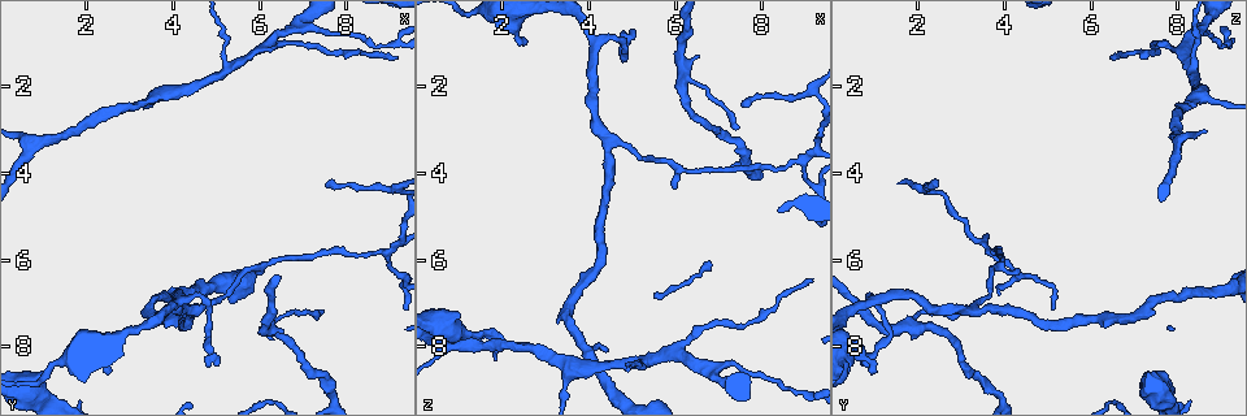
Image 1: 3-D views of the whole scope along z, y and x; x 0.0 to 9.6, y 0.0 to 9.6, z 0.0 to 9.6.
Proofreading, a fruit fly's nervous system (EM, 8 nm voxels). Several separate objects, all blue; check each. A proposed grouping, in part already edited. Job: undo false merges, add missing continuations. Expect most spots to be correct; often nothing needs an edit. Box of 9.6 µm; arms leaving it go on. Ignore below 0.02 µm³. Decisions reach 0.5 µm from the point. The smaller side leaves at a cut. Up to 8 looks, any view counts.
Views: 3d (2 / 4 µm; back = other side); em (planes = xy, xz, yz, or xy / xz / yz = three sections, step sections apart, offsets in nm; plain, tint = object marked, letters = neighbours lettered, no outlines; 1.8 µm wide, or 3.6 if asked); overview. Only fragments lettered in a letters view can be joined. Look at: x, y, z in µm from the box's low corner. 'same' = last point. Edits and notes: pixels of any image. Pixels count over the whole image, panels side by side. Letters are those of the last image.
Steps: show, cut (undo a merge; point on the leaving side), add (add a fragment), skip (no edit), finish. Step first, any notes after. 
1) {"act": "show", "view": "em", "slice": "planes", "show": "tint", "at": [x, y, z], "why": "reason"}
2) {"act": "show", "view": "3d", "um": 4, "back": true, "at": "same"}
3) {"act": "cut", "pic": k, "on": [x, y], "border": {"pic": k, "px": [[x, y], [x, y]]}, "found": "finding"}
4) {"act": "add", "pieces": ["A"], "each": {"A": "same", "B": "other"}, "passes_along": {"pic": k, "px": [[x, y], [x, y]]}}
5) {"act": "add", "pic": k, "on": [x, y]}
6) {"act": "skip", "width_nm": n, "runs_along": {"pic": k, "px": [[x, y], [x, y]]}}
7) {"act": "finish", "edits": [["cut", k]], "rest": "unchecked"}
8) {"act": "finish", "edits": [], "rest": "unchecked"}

{"act": "show", "view": "em", "slice": "planes", "show": "plain", "at": [7.40, 7.25, 2.95]}

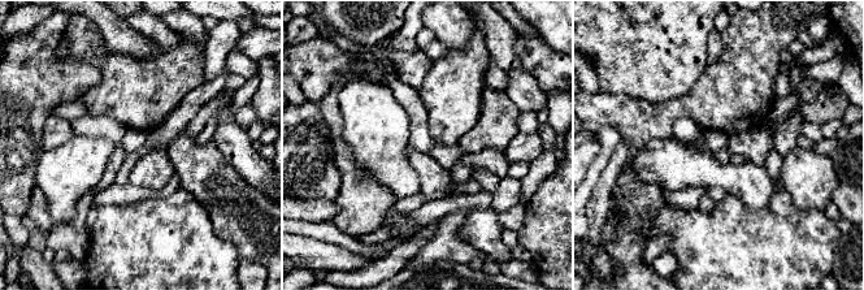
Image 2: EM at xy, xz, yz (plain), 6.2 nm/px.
{"act": "show", "view": "em", "slice": "planes", "show": "tint", "at": "same"}

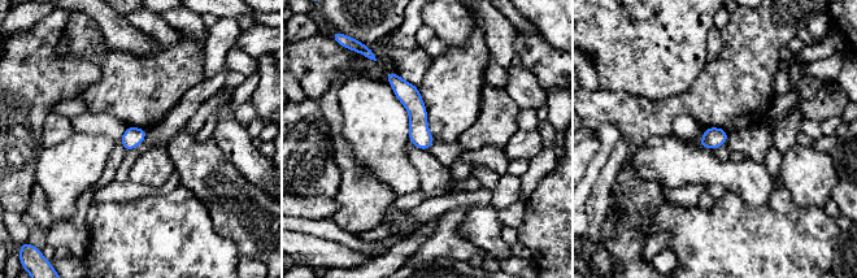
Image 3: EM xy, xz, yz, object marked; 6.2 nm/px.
{"act": "show", "view": "em", "slice": "planes", "show": "letters", "at": "same"}

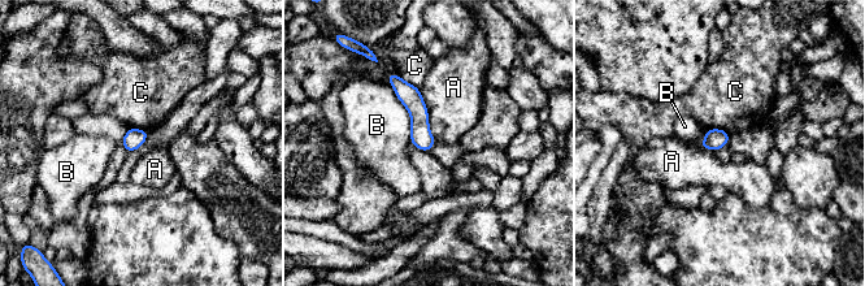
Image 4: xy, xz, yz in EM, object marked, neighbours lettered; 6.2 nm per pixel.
{"act": "skip", "width_nm": 130, "each": {"A": "other", "B": "other", "C": "other"}, "found": "none of them fits"}

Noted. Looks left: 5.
{"act": "show", "view": "em", "um": 3.6, "slice": "planes", "show": "tint", "at": [4.50, 7.15, 3.25], "why": "three-way junction"}

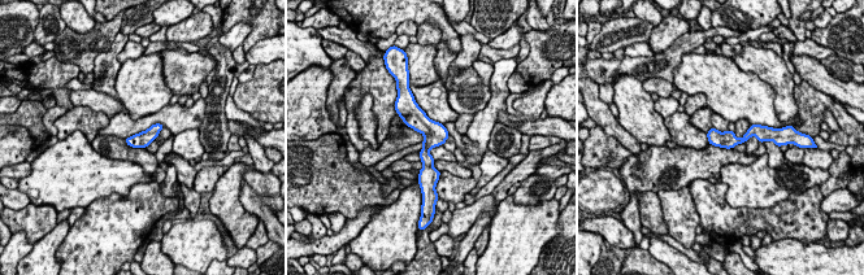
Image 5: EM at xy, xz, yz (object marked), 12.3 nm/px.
{"act": "show", "view": "em", "um": 3.6, "slice": "planes", "show": "letters", "at": "same"}

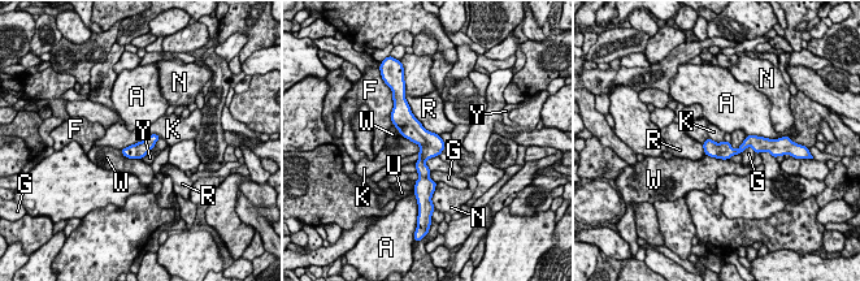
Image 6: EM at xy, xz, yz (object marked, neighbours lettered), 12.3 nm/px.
{"act": "skip", "width_nm": 200, "each": {"A": "other", "F": "other", "G": "other", "K": "other", "N": "other", "R": "other", "U": "other", "W": "other", "Y": "other"}, "runs_along": {"pic": 6, "px": [[408, 115], [424, 141], [426, 184]]}, "found": "all the same neuron"}

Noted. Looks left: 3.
{"act": "show", "view": "3d", "um": 2, "at": [4.75, 8.50, 0.85], "why": "free end"}

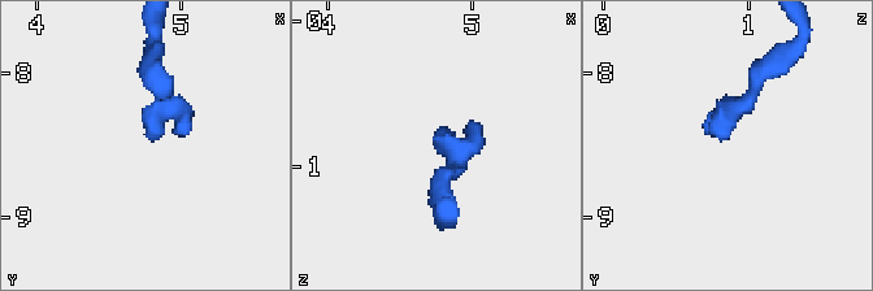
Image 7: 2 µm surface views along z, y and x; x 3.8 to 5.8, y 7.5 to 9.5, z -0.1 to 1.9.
{"act": "show", "view": "em", "slice": "planes", "show": "letters", "at": [4.78, 8.46, 0.84], "why": "need the tissue"}

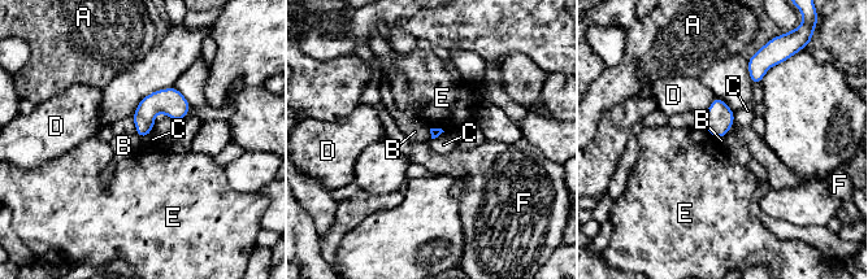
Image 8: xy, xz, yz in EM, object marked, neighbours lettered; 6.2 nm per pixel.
{"act": "skip", "each": {"A": "other", "B": "other", "C": "other", "D": "other", "E": "other", "F": "other"}, "border": {"pic": 8, "px": [[429, 129], [432, 138]]}, "found": "no lettered fragment goes on from it"}

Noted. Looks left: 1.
{"act": "show", "view": "em", "slice": "planes", "show": "letters", "at": [5.30, 1.60, 8.30]}

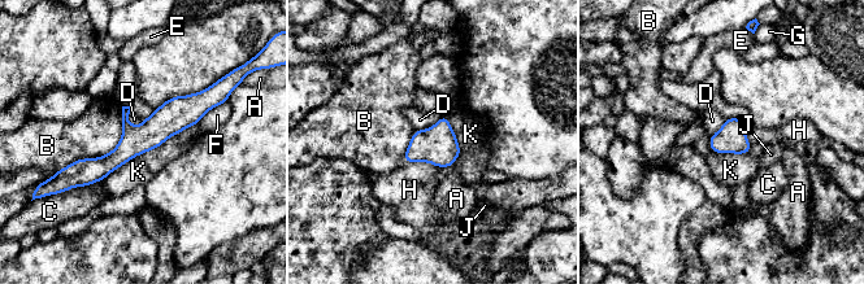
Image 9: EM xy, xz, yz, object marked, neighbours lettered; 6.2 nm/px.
{"act": "skip", "each": {"A": "other", "B": "other", "C": "other", "D": "other", "E": "other", "F": "other", "G": "other", "H": "other", "J": "other", "K": "other"}, "border": {"pic": 9, "px": [[725, 119], [710, 138], [710, 149]]}, "found": "continuous, no second neuron"}

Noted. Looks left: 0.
{"act": "finish", "edits": [], "rest": "unchecked"}

